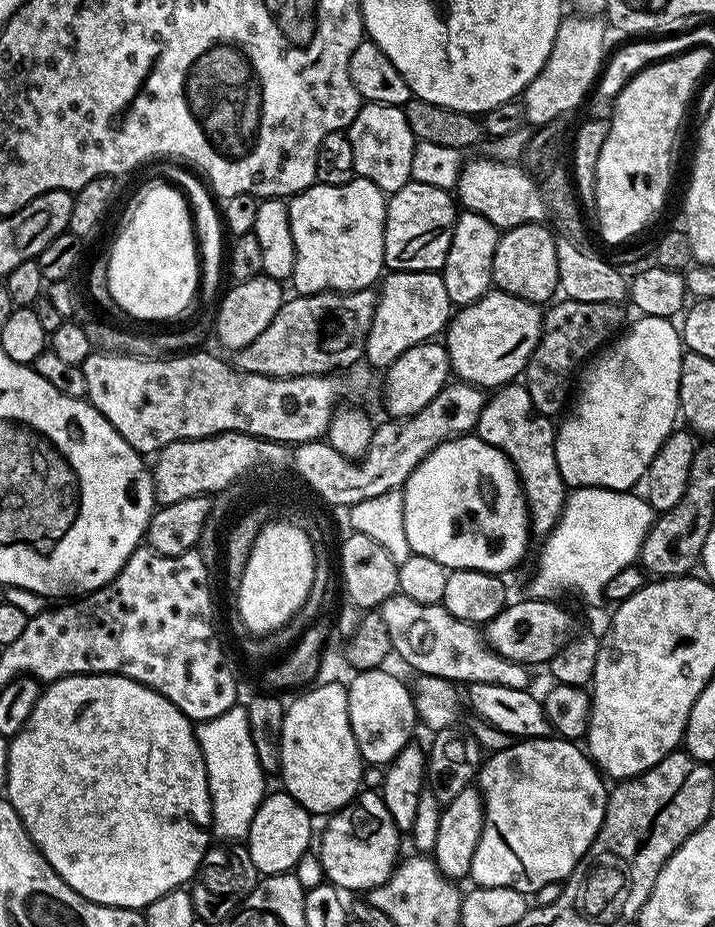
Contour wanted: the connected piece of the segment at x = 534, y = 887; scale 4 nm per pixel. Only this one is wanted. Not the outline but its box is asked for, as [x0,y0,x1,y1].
[470,738,609,894]

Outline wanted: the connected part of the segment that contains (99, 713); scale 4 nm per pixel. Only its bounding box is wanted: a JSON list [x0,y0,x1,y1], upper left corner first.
[6,676,212,910]

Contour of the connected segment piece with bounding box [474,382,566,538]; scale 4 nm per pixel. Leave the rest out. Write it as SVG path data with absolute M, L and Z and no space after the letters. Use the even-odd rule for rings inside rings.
M509 382L493 391L484 401L484 409L474 429L482 442L502 450L514 466L520 487L524 489L524 502L528 506L528 519L533 533L544 538L559 522L566 497L566 485L558 470L556 457L556 428L530 402L530 394L523 383Z

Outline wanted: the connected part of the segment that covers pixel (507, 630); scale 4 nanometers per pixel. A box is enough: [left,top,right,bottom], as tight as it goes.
[486,598,574,666]

